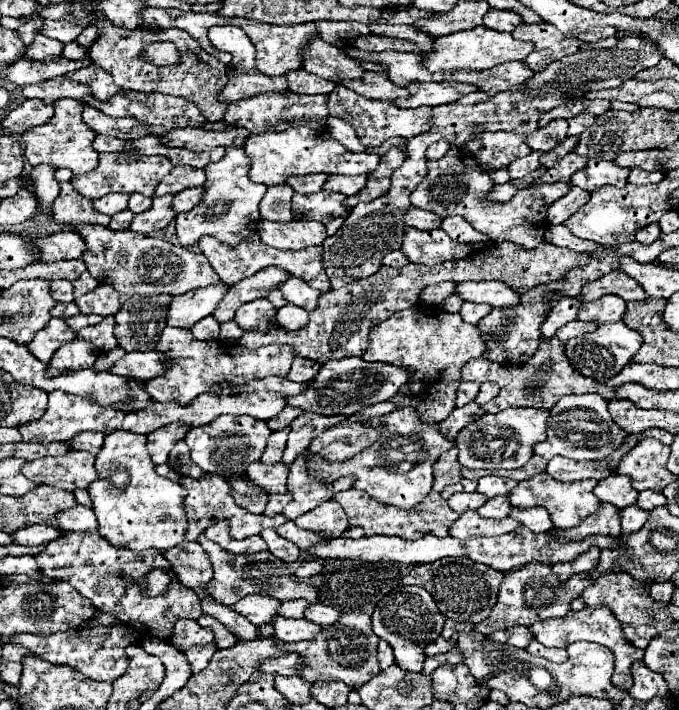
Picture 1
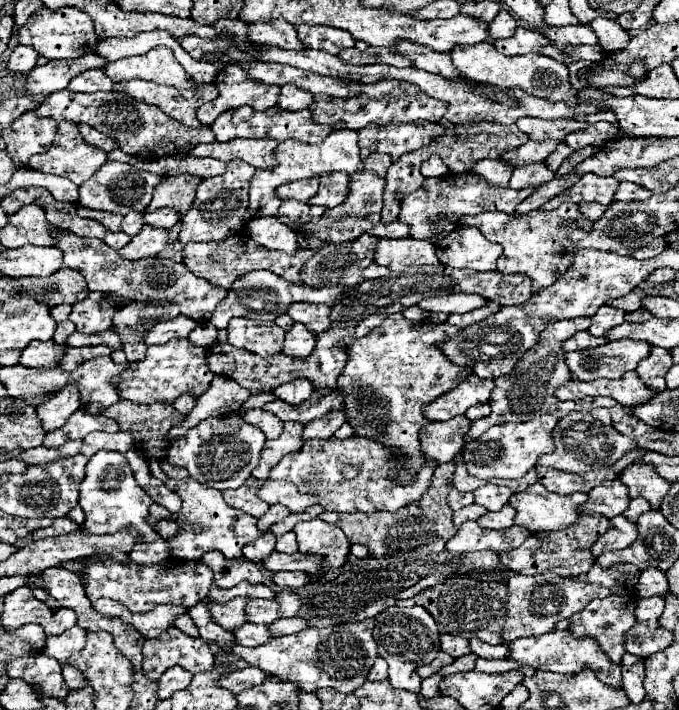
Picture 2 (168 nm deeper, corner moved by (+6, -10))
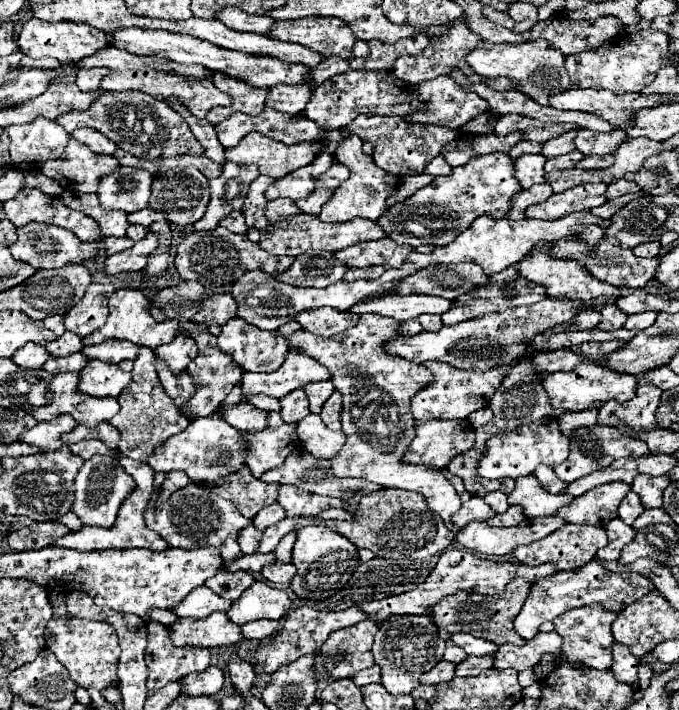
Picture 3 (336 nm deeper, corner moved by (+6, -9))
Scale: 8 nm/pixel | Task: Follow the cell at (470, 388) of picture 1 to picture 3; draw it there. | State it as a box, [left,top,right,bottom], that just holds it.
[411,361,511,423]

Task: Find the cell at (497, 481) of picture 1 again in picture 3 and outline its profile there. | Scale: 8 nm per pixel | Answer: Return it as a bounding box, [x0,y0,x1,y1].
[485,491,509,513]

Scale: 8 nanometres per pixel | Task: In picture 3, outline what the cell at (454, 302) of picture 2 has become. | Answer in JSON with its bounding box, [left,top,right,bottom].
[349,295,453,321]

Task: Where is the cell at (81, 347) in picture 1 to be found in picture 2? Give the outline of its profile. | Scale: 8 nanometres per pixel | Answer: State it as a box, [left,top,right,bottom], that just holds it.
[37,386,81,432]

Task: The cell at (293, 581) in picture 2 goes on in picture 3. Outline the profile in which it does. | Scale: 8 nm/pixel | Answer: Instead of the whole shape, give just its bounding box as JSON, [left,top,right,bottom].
[261,561,295,585]

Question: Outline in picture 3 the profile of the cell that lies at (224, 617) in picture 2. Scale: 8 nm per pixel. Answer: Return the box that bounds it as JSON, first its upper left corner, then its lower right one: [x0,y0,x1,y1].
[173,587,233,619]

